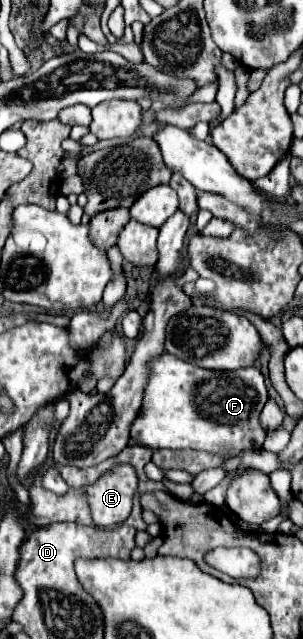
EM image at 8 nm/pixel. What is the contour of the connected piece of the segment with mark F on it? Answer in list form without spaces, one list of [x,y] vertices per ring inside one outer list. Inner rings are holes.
[[[160,354],[148,362],[150,378],[142,408],[132,424],[130,438],[146,448],[206,450],[214,454],[262,448],[264,430],[258,424],[268,394],[258,368],[206,370],[172,354]]]

